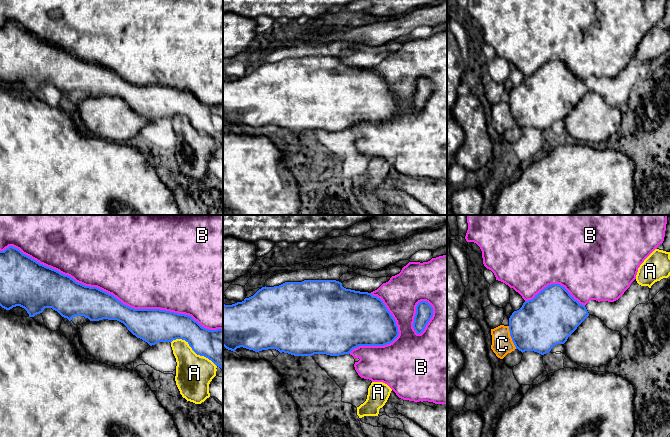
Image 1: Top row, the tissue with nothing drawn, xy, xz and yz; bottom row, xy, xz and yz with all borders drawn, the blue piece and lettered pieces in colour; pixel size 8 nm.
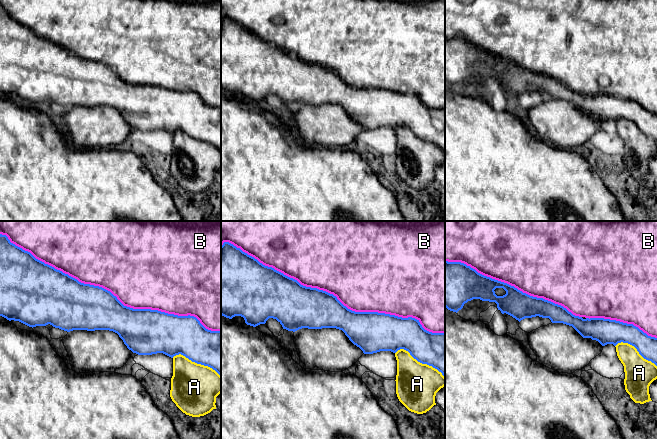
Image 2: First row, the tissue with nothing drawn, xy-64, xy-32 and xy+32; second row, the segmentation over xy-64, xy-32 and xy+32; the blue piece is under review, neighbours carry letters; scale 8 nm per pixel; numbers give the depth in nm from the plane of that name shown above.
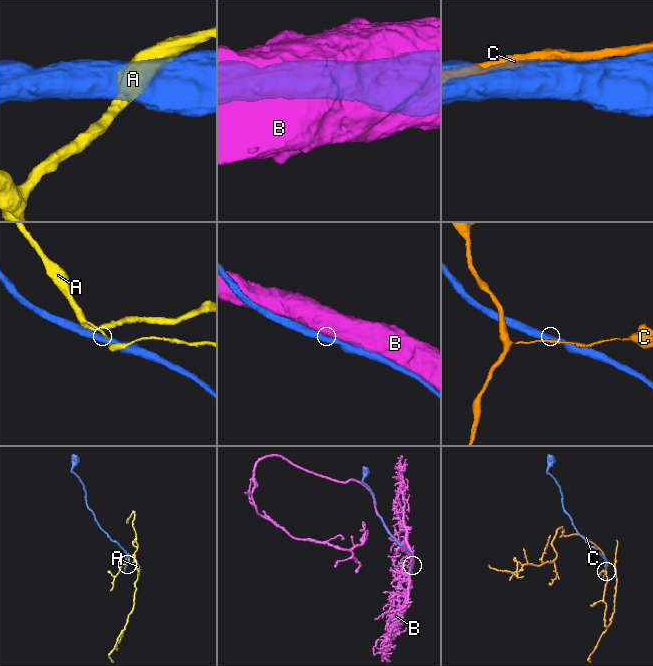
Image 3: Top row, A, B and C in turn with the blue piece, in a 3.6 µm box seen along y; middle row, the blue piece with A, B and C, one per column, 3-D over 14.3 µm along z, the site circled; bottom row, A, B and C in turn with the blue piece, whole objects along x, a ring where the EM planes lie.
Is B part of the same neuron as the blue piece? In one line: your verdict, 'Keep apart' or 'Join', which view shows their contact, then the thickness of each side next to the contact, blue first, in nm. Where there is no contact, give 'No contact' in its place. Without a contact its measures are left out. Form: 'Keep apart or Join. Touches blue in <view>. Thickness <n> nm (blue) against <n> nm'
Join. Touches blue in xy. Thickness 260 nm (blue) against 500 nm

